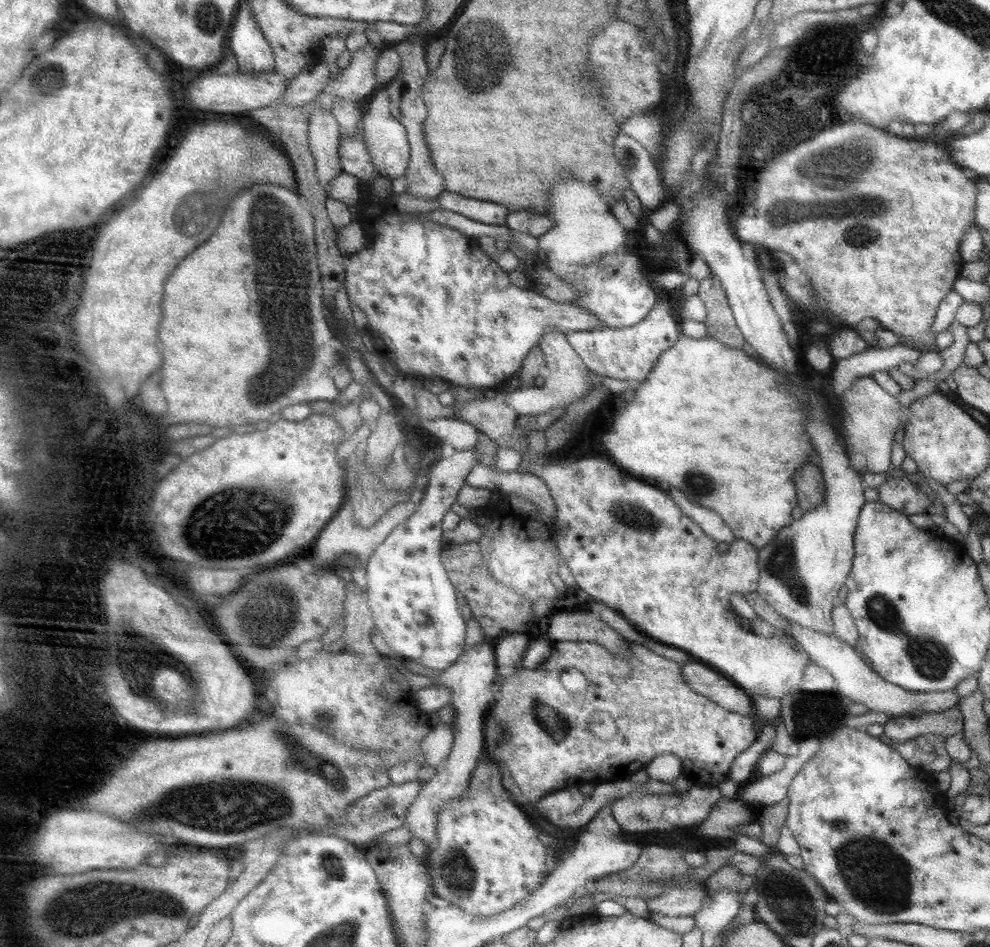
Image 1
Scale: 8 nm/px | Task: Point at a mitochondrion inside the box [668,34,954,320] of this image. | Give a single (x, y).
(836, 178)

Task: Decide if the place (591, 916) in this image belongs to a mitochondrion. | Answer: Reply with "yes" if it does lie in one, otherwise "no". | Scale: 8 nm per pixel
no

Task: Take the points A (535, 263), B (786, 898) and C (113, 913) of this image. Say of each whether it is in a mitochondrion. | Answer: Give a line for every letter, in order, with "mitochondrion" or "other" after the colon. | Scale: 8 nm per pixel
A: other
B: mitochondrion
C: mitochondrion

